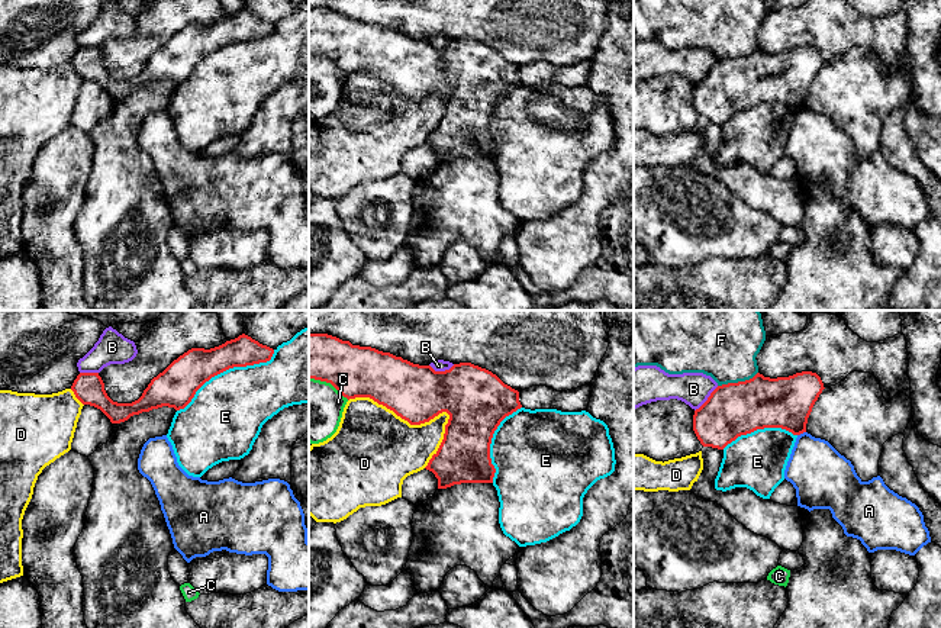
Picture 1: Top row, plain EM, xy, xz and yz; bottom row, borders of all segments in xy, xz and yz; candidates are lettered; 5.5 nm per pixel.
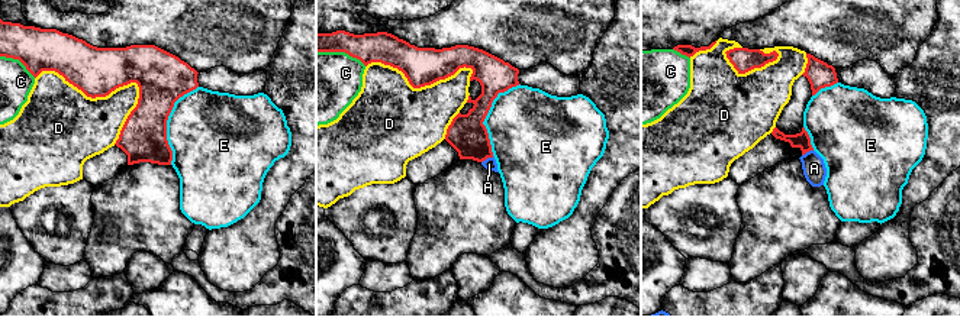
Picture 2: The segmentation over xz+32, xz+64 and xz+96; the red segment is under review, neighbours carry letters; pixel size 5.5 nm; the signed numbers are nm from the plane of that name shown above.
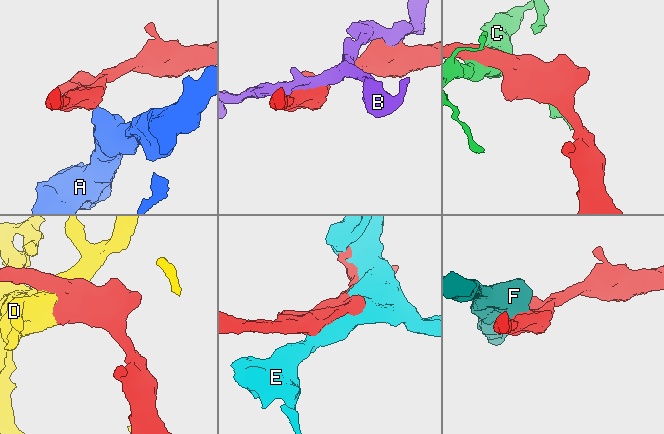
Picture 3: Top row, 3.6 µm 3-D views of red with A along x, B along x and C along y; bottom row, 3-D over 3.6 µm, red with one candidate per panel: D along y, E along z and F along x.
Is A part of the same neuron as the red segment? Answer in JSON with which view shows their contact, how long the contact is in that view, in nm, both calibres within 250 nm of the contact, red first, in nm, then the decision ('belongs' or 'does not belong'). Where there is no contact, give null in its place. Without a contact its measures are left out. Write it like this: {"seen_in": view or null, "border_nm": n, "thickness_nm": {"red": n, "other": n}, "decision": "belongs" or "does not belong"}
{"seen_in": "yz", "border_nm": 50, "thickness_nm": {"red": 280, "other": 320}, "decision": "does not belong"}

